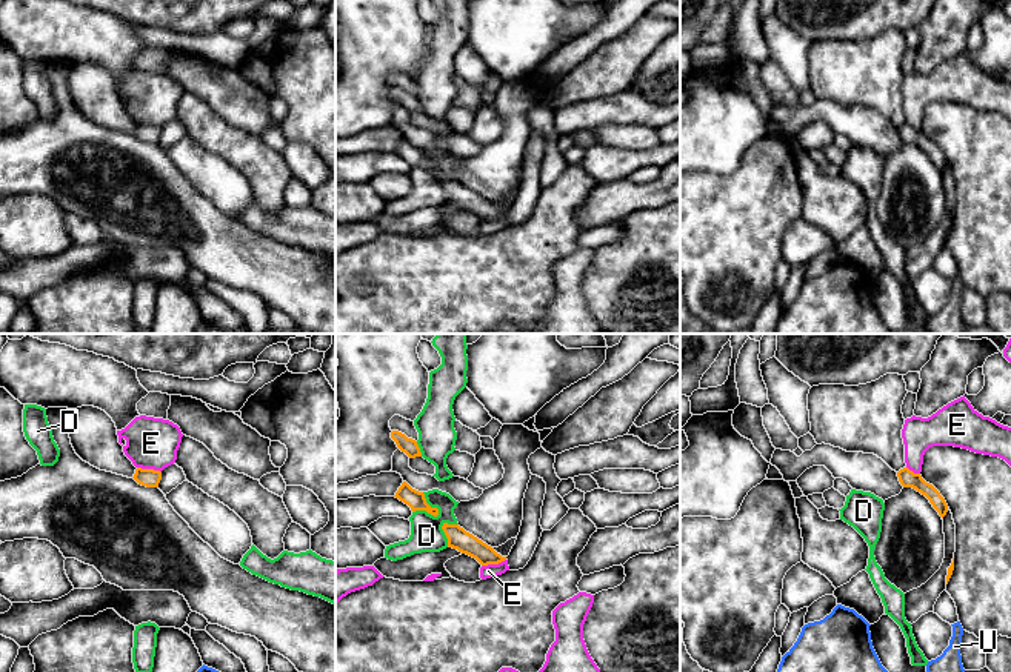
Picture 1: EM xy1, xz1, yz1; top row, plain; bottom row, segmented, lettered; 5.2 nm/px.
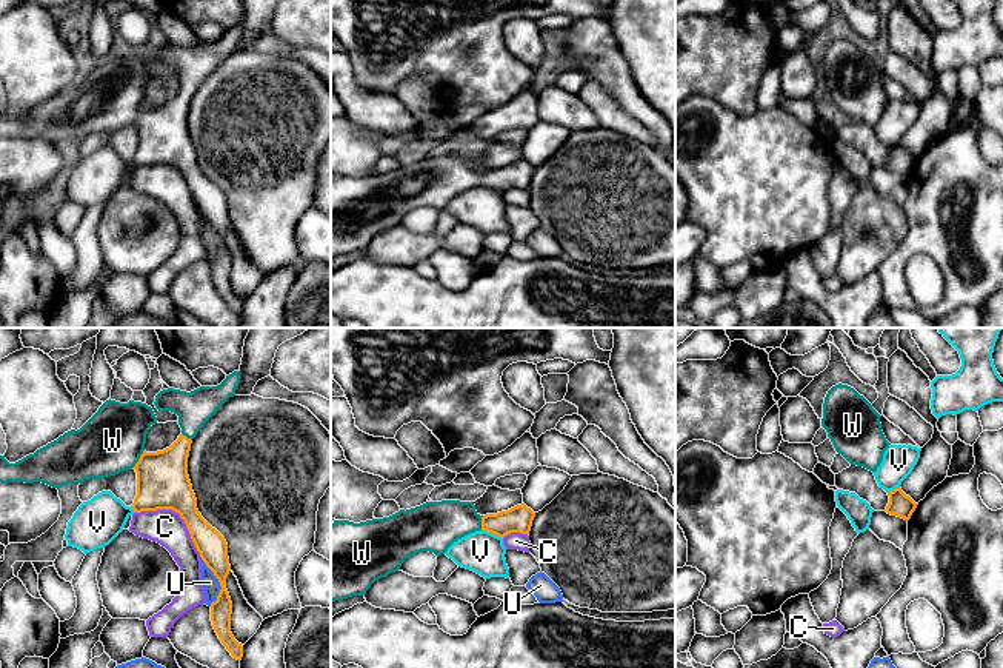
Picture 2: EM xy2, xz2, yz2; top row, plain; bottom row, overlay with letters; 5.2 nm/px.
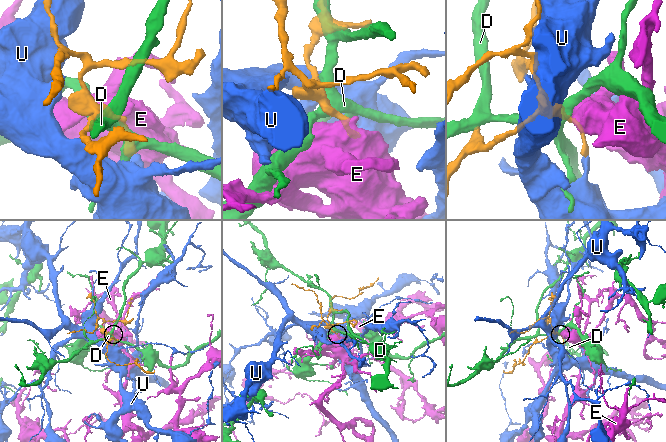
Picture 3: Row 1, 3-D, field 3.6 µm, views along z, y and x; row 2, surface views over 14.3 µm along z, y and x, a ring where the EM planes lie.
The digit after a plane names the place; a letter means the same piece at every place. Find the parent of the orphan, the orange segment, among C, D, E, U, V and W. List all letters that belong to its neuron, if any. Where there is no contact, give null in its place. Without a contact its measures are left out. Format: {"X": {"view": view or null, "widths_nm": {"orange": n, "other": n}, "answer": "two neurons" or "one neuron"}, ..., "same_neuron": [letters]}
{"C": {"view": "xy2", "widths_nm": {"orange": 280, "other": 190}, "answer": "two neurons"}, "D": {"view": "xz1", "widths_nm": {"orange": 100, "other": 180}, "answer": "two neurons"}, "E": {"view": "xy1", "widths_nm": {"orange": 100, "other": 280}, "answer": "two neurons"}, "U": {"view": "xy2", "widths_nm": {"orange": 150, "other": 90}, "answer": "two neurons"}, "V": {"view": "xz2", "widths_nm": {"orange": 140, "other": 220}, "answer": "two neurons"}, "W": {"view": "xy2", "widths_nm": {"orange": 280, "other": 320}, "answer": "one neuron"}, "same_neuron": ["W"]}

